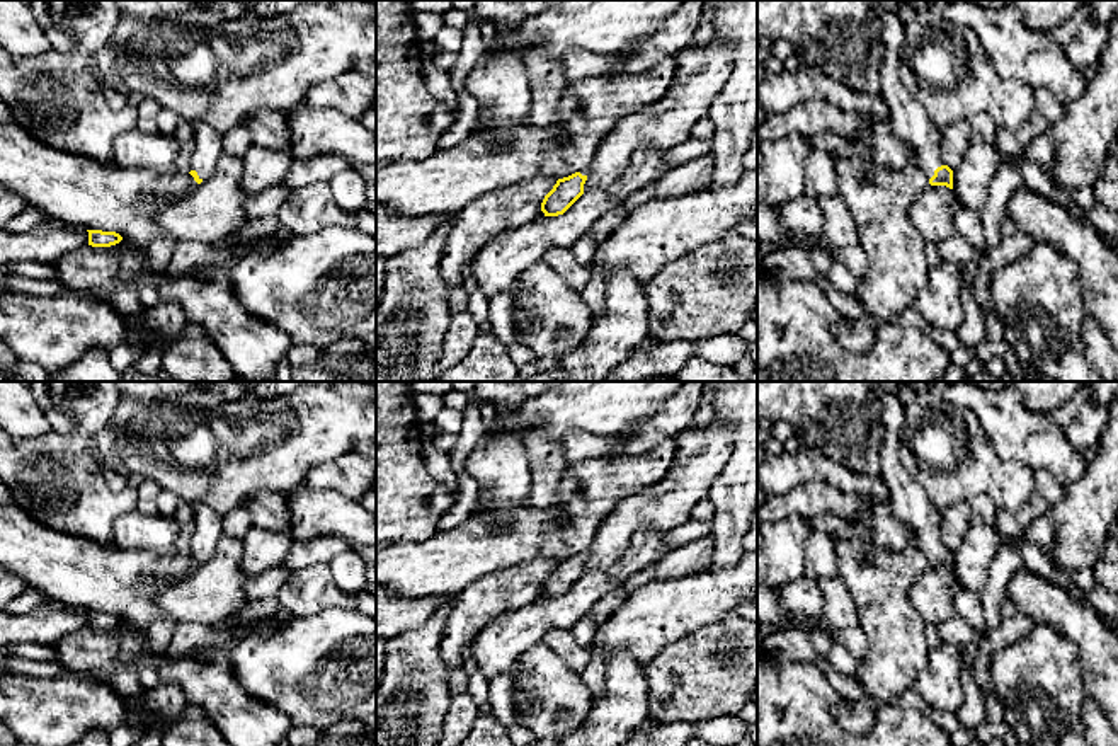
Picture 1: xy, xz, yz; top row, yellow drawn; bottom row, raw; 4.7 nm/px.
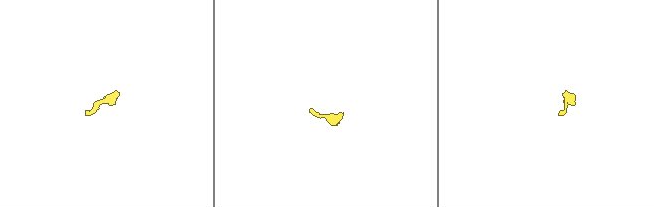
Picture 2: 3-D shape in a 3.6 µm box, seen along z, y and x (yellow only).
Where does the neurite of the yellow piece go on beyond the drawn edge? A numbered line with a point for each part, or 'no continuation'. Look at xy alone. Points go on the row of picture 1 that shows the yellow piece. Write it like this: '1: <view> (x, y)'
1: xy (208, 149)

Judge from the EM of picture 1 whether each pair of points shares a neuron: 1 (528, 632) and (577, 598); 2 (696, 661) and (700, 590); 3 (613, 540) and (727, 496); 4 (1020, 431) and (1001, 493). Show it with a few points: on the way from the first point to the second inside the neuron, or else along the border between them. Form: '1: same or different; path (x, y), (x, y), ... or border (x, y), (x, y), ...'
1: same; path (540, 620), (547, 614), (562, 614), (565, 610)
2: different; border (734, 612), (662, 648)
3: different; border (727, 460), (707, 496)
4: different; border (984, 433), (1003, 459), (1018, 460), (1033, 470)

